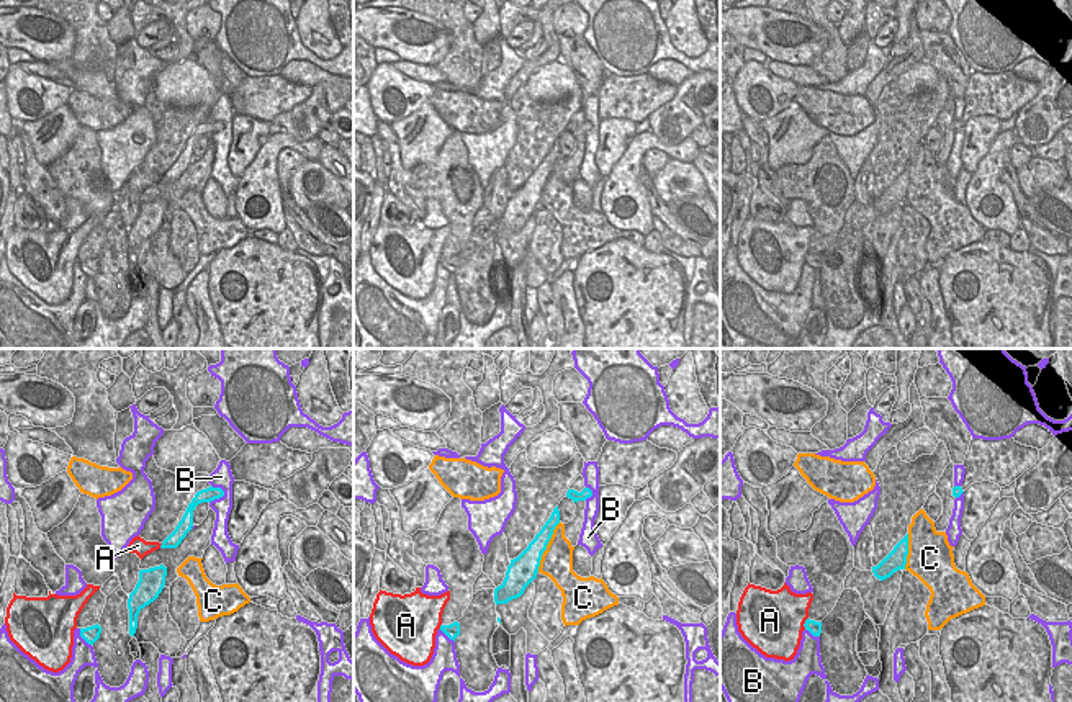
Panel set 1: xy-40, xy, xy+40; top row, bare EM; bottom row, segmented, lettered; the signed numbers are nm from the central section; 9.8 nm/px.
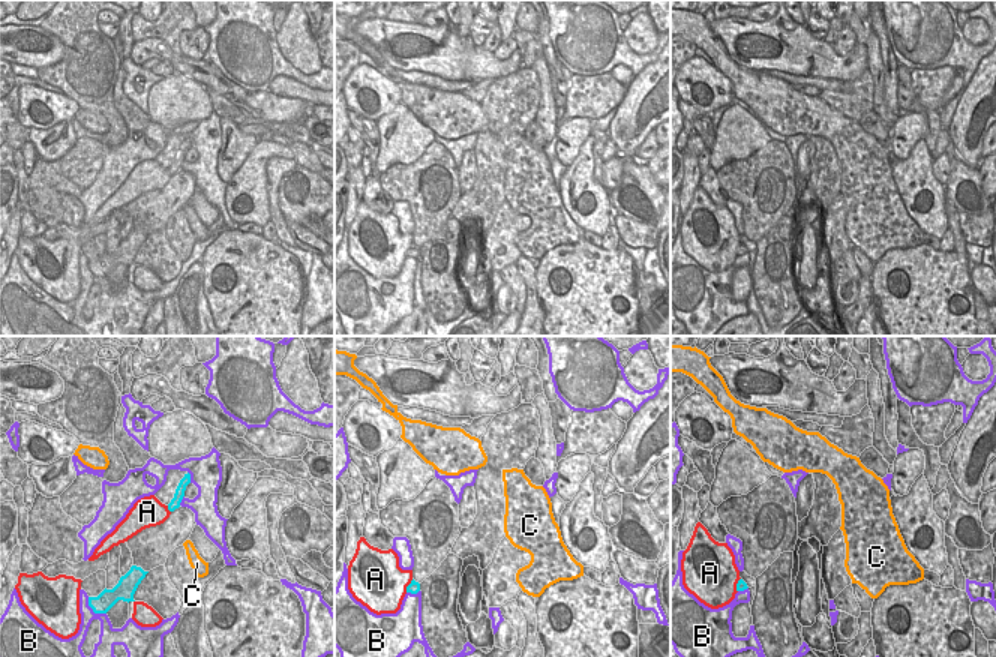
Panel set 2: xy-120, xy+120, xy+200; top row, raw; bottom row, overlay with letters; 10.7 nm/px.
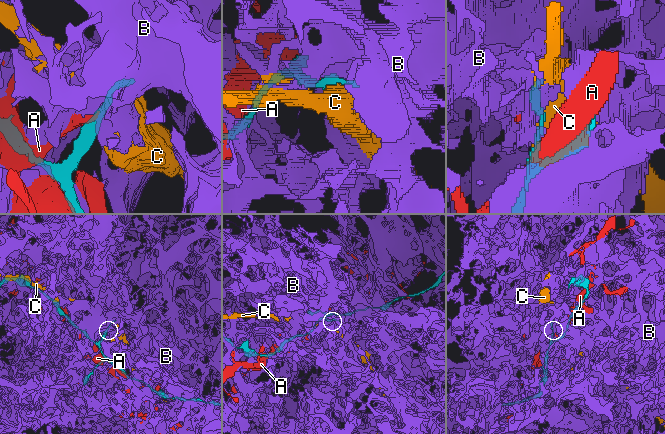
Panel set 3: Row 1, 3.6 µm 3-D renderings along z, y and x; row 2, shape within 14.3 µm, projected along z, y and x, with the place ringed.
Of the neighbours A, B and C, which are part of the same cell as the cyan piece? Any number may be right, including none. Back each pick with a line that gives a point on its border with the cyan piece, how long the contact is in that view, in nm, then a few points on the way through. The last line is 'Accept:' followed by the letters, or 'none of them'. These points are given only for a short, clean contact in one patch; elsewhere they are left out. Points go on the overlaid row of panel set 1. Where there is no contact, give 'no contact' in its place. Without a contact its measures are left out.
Accept: none of them

